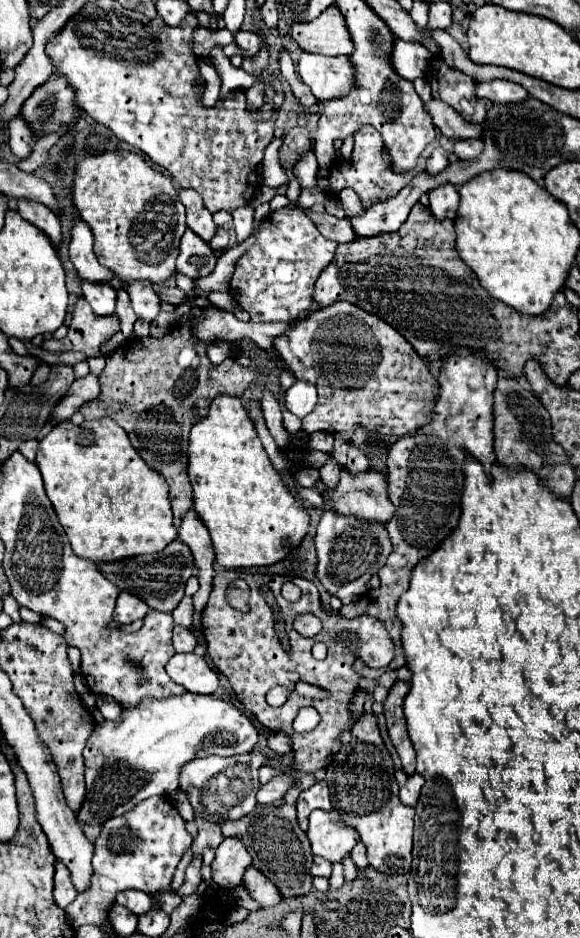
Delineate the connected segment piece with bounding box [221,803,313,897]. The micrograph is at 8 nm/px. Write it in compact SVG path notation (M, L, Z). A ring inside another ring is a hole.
M259 805L249 817L243 817L241 821L227 821L221 831L225 837L237 837L245 843L247 853L253 857L253 867L271 879L283 897L299 897L313 891L313 853L305 831L301 831L297 823L293 805Z

